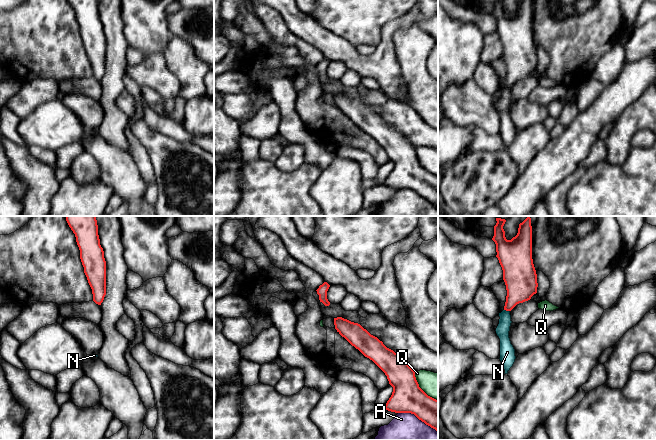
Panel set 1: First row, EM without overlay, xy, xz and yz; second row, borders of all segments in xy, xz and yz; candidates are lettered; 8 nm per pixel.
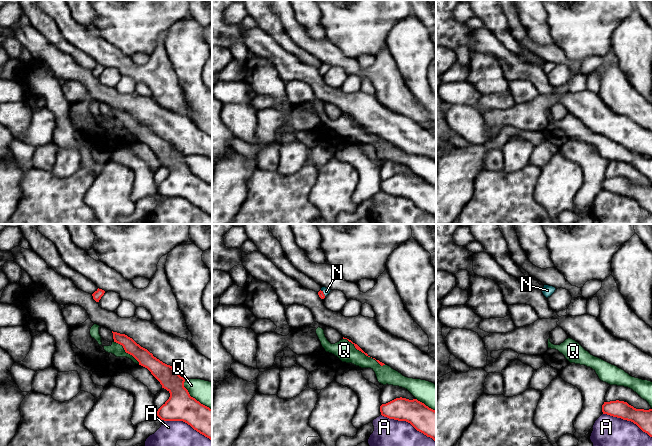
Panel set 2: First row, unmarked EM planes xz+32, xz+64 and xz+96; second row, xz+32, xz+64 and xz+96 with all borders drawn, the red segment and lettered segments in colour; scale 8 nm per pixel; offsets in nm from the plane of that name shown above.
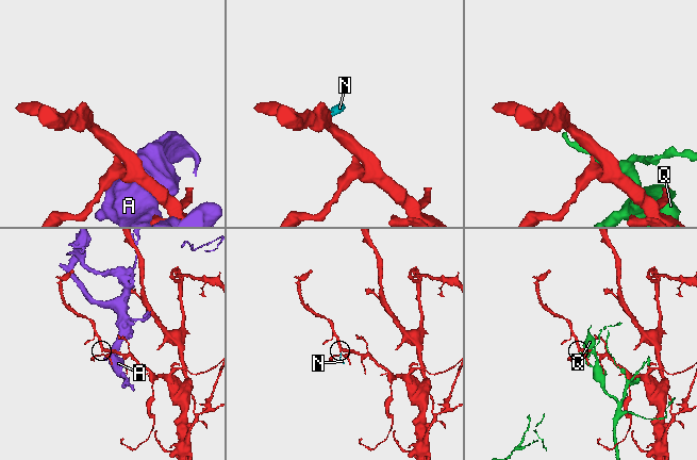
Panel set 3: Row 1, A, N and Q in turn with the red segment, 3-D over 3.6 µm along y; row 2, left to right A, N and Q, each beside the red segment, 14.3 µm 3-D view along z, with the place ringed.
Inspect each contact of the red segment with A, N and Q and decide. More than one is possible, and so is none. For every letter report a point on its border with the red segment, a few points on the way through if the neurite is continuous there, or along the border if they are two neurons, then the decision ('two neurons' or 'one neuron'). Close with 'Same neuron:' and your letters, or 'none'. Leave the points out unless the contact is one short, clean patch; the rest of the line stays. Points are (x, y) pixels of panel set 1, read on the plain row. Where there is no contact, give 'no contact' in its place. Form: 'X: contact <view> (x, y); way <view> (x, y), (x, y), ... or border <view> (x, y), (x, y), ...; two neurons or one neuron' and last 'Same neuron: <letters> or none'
A: contact xz (417, 193); two neurons
N: contact yz (507, 86); way yz (521, 59), (507, 86), (503, 104); one neuron
Q: contact xz (420, 164); two neurons
Same neuron: N

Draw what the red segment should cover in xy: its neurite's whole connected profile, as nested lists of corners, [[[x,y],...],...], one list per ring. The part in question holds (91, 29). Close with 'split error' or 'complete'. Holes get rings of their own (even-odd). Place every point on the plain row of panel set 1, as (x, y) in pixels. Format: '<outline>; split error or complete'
[[[68,0],[76,13],[84,49],[92,65],[93,77],[101,81],[106,71],[106,37],[97,0]]]; complete

